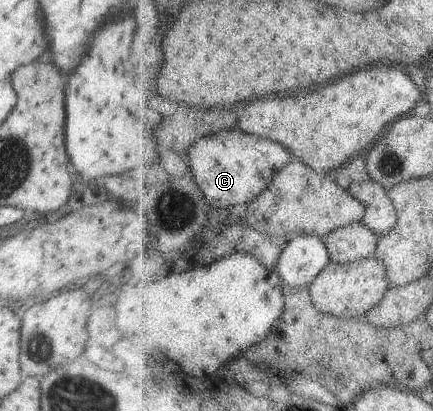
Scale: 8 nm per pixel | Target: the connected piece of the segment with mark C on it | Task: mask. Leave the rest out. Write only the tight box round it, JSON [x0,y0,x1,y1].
[188,126,295,207]

